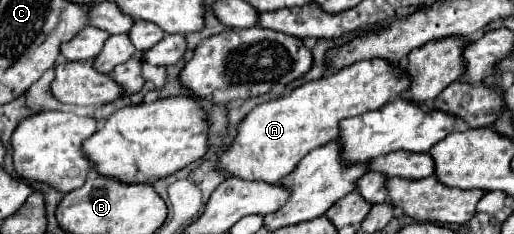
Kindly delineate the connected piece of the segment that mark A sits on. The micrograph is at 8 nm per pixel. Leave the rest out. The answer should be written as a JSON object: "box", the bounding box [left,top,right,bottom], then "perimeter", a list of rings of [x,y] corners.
{"box":[219,60,411,182],"perimeter":[[[361,60],[345,66],[329,76],[311,80],[295,88],[291,94],[255,106],[239,124],[239,134],[229,150],[221,156],[219,166],[233,176],[245,180],[279,182],[305,158],[311,150],[335,140],[343,118],[361,116],[379,110],[411,86],[411,76],[401,64],[387,60]]]}

